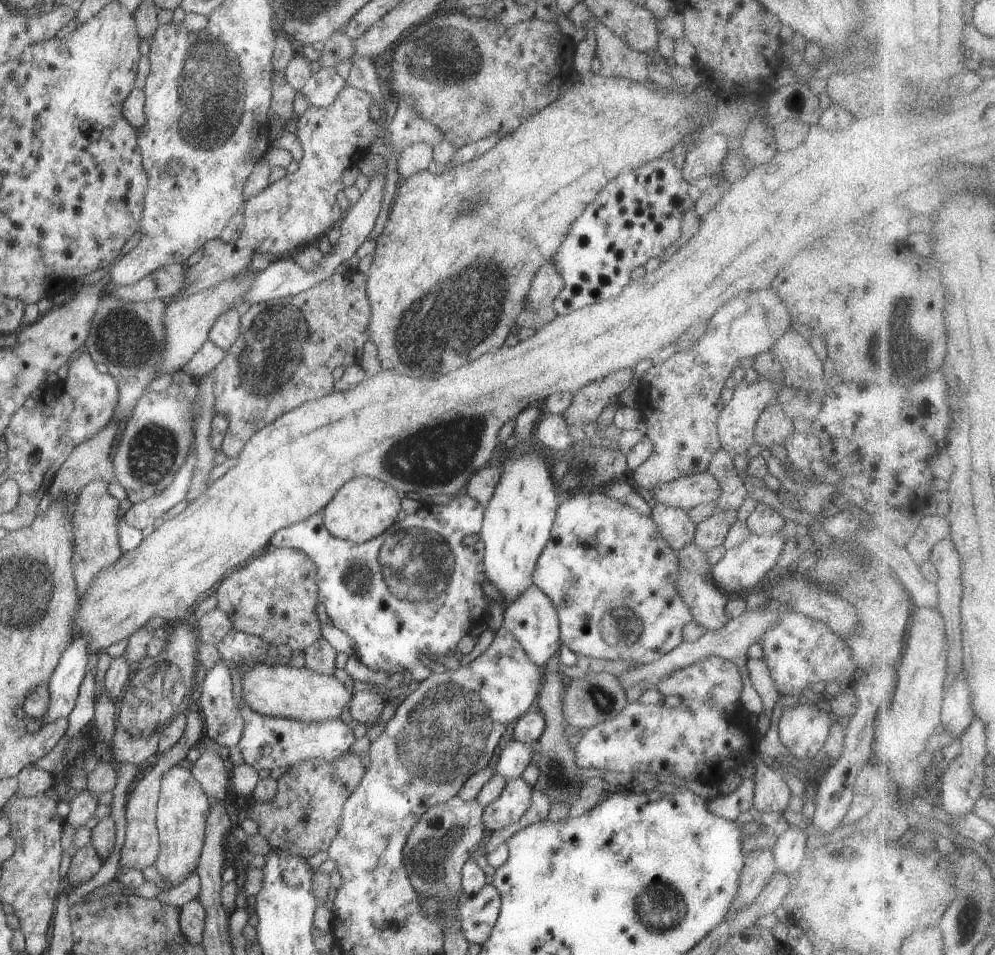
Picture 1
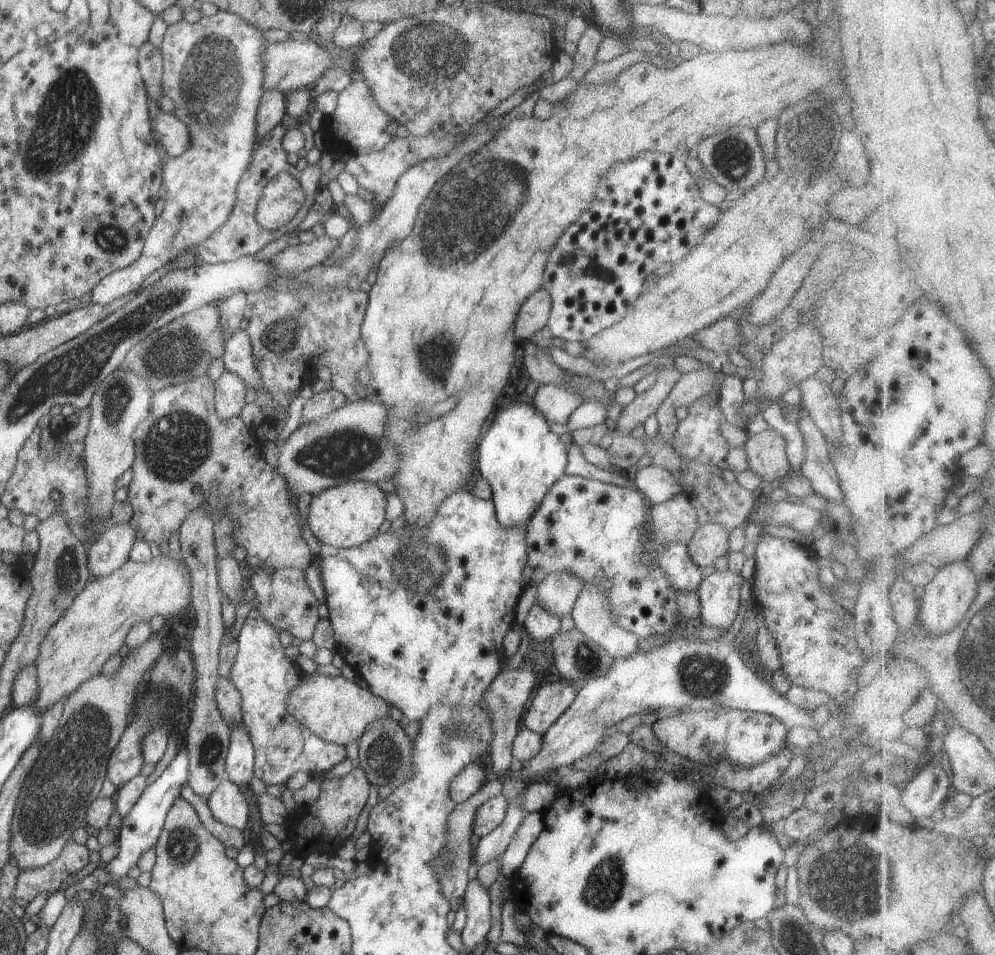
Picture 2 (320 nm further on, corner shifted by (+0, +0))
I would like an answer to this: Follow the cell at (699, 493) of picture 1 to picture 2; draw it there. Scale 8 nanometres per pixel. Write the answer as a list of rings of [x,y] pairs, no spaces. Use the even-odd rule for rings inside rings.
[[[654,464],[639,468],[634,476],[634,484],[650,505],[670,500],[676,493],[684,491],[682,482],[677,481],[666,469]]]

